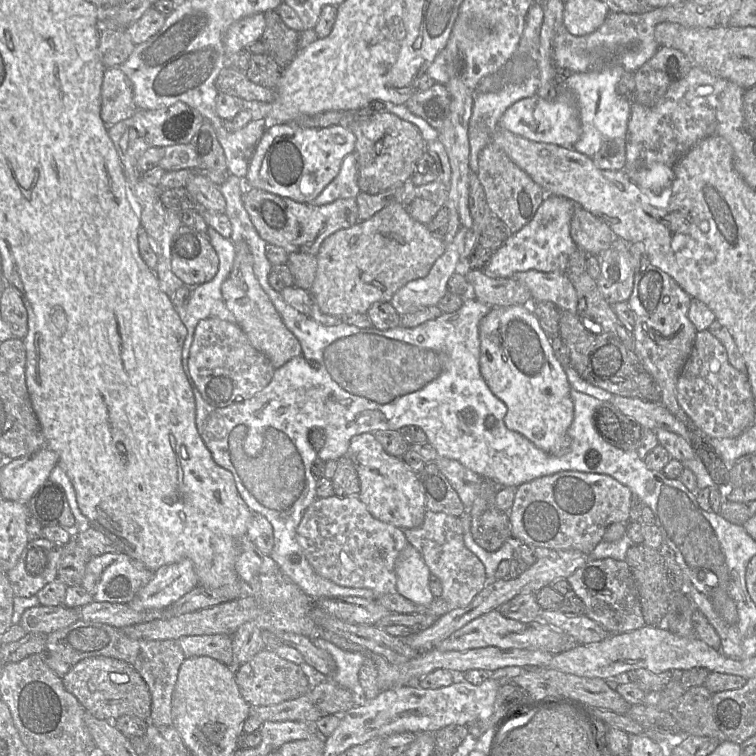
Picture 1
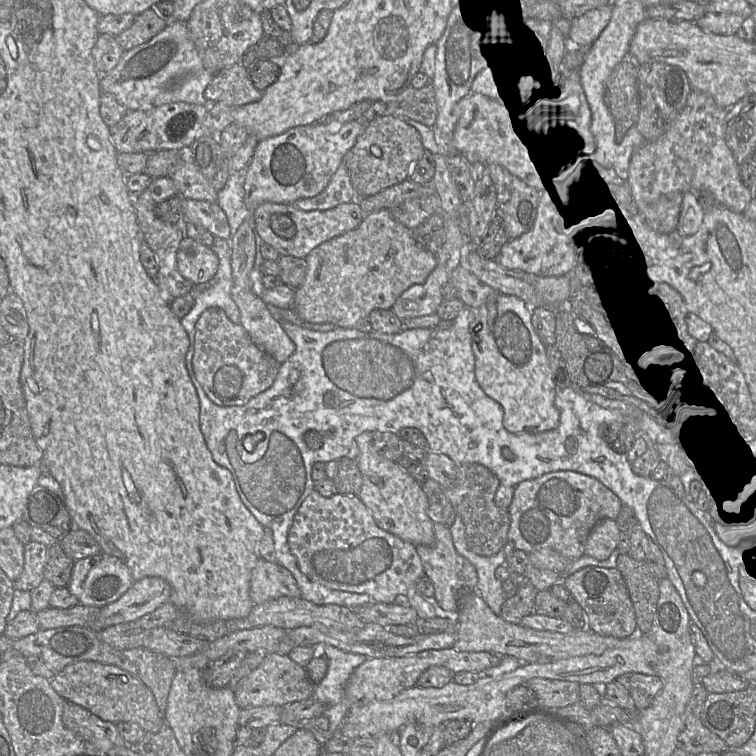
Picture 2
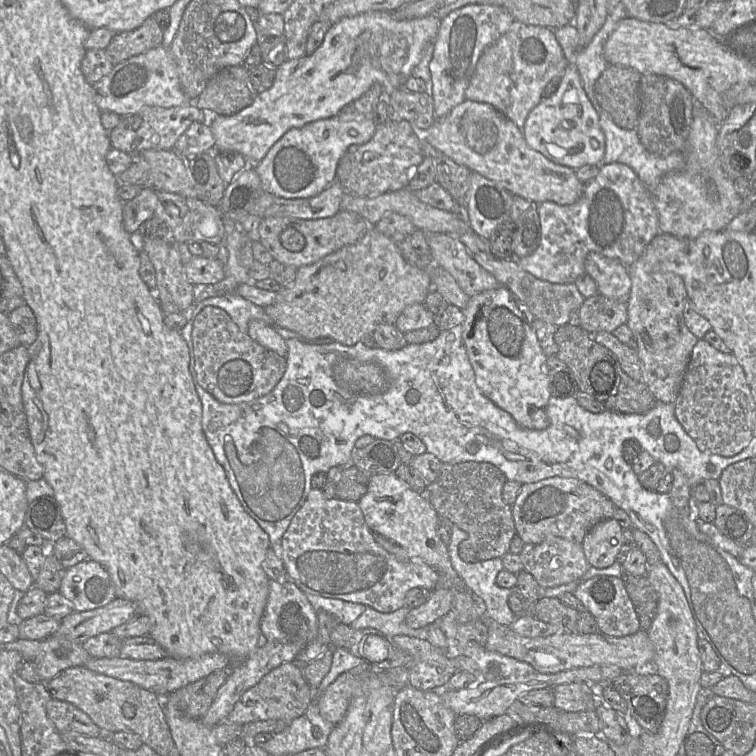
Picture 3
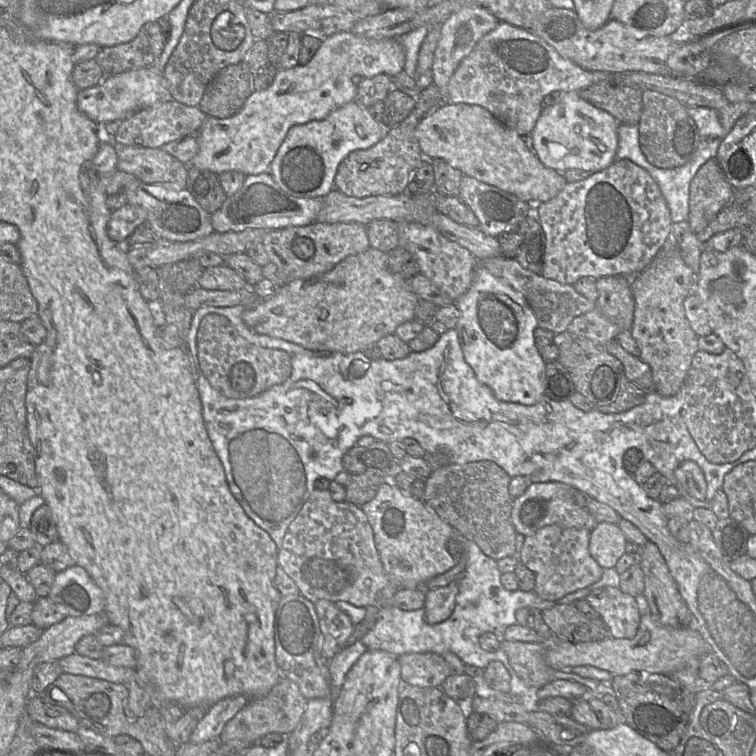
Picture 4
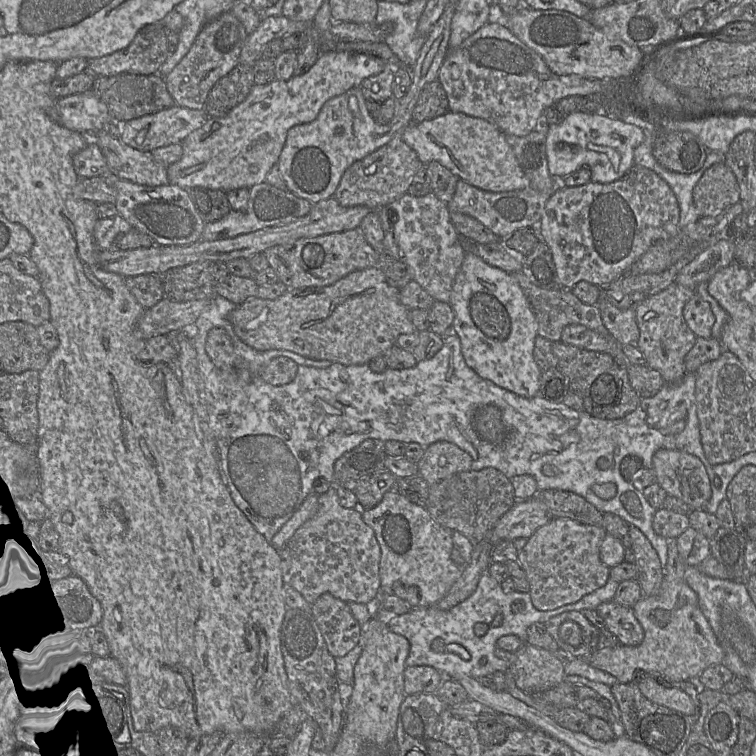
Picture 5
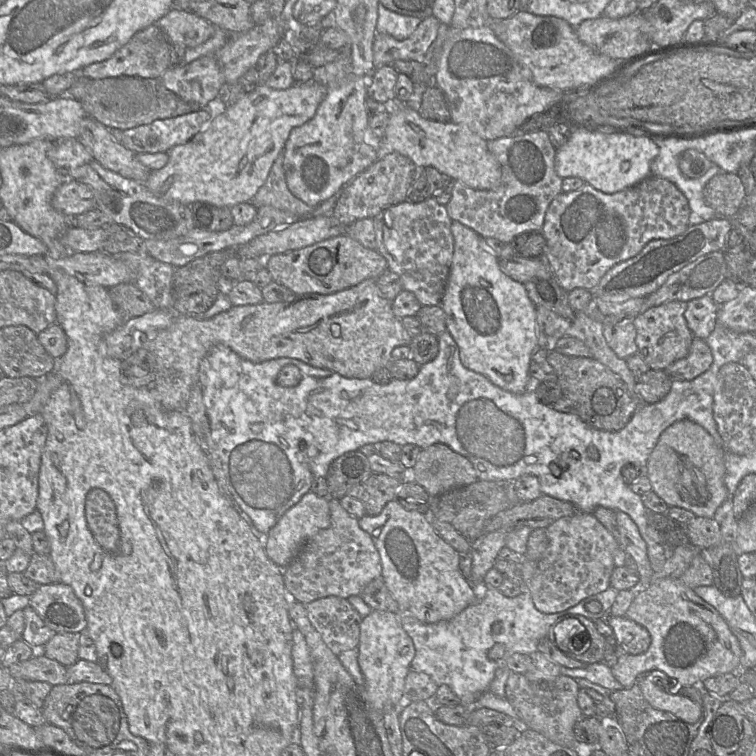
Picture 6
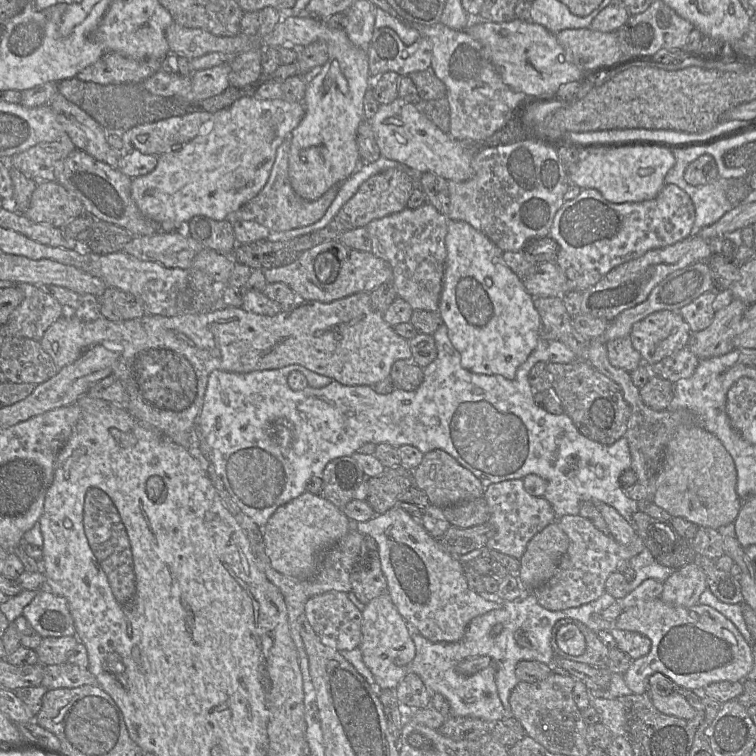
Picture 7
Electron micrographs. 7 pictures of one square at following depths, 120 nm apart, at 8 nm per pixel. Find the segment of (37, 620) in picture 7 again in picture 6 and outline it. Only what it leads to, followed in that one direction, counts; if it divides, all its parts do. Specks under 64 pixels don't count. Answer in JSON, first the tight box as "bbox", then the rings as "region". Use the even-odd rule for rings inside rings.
{"bbox":[29,584,87,633],"region":[[[67,584],[40,585],[30,596],[29,606],[55,633],[85,633],[87,621],[84,607]]]}

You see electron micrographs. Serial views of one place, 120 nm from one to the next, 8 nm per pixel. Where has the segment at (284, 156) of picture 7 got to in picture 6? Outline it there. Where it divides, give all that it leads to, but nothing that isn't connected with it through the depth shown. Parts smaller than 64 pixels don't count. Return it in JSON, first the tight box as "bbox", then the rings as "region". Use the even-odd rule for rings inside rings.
{"bbox":[250,150,314,217],"region":[[[284,150],[274,161],[265,183],[250,201],[256,208],[272,206],[296,217],[310,216],[314,208],[295,197],[288,189],[283,166]]]}

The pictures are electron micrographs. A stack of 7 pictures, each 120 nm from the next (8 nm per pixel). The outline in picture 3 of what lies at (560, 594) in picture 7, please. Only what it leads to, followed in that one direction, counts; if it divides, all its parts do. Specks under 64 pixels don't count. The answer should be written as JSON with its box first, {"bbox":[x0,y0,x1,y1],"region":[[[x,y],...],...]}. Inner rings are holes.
{"bbox":[519,536,590,588],"region":[[[548,536],[537,544],[524,544],[519,556],[524,570],[530,573],[542,588],[558,587],[575,581],[581,578],[590,567],[582,544],[556,536]]]}

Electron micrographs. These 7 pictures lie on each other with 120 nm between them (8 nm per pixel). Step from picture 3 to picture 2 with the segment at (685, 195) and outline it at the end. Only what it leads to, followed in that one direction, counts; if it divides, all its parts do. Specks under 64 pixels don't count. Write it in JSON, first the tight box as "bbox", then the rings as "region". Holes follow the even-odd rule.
{"bbox":[627,90,754,234],"region":[[[692,90],[685,107],[666,132],[657,140],[646,140],[633,150],[627,169],[630,199],[633,206],[641,210],[646,219],[652,220],[661,233],[668,234],[677,229],[686,191],[692,191],[696,196],[711,196],[716,203],[736,213],[743,213],[754,196],[743,183],[740,166],[726,144],[725,117],[726,110],[719,107],[711,96]]]}

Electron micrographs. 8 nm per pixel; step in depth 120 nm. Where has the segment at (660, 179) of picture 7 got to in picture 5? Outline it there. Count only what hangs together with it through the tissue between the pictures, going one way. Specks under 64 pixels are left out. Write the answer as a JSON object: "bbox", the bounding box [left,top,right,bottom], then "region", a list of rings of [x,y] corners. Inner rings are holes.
{"bbox":[546,112,645,184],"region":[[[575,112],[548,126],[546,156],[554,178],[564,178],[580,169],[588,169],[591,181],[608,184],[622,178],[634,164],[634,150],[645,140],[643,129],[619,118],[596,113]]]}

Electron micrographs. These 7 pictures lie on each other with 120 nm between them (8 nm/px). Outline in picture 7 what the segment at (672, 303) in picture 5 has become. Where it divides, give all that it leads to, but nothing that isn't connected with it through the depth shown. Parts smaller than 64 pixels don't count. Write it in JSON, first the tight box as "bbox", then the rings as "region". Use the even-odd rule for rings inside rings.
{"bbox":[630,310,691,366],"region":[[[660,310],[634,323],[630,338],[643,364],[651,366],[686,347],[691,333],[679,311]]]}

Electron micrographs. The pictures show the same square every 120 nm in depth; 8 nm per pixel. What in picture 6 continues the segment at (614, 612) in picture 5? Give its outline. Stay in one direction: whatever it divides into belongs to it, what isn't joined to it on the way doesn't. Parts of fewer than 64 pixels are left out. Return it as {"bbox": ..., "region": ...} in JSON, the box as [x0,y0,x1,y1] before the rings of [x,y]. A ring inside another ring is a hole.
{"bbox":[606,616,650,655],"region":[[[611,616],[606,622],[613,630],[613,637],[625,649],[626,653],[638,655],[644,653],[650,645],[648,631],[626,616]]]}

